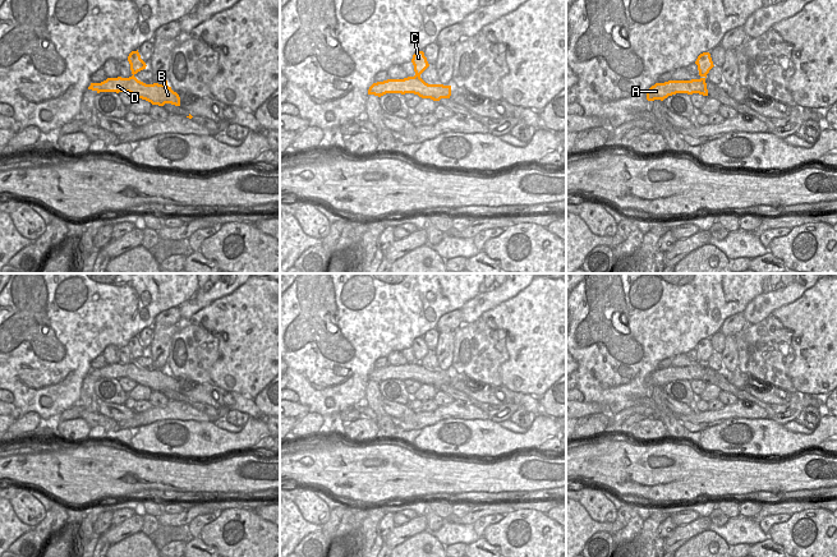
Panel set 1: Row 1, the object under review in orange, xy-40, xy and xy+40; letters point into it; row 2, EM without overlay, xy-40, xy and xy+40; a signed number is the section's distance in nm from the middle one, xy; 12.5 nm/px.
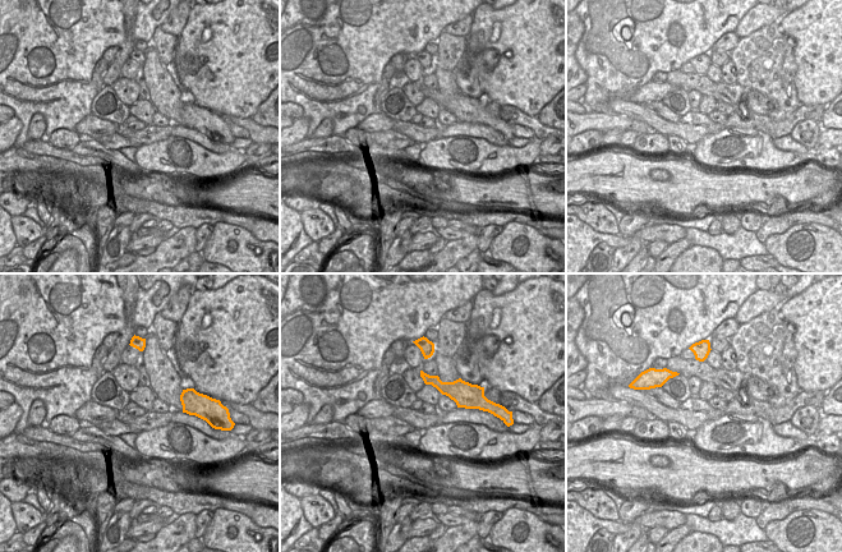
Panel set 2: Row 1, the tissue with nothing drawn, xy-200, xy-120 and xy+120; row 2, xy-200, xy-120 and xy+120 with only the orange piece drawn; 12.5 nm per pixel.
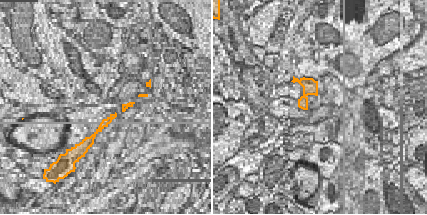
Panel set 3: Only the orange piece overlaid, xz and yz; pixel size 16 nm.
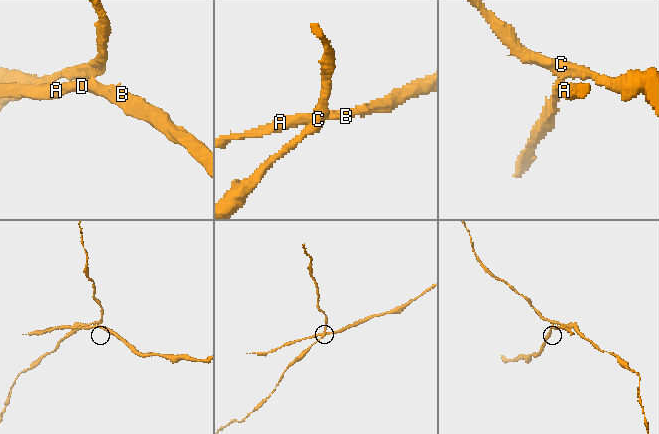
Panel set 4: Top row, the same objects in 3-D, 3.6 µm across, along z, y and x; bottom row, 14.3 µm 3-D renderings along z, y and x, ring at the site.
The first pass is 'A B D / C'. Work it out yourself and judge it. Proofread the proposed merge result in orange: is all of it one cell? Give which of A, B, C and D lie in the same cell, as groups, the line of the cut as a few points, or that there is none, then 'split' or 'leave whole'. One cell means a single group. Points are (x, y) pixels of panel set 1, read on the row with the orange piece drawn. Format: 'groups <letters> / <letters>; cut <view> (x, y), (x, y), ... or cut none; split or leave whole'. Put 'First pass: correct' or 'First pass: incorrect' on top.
First pass: correct
groups A B D / C; cut xy (415, 74), (419, 77); split

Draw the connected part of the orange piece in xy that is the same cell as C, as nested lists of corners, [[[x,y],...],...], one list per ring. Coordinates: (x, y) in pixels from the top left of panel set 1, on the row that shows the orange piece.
[[[417,51],[413,55],[411,63],[414,65],[415,75],[419,75],[429,66],[423,51]]]

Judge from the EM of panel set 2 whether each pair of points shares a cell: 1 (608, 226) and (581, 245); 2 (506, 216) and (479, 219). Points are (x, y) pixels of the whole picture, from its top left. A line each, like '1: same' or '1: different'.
1: different
2: same

